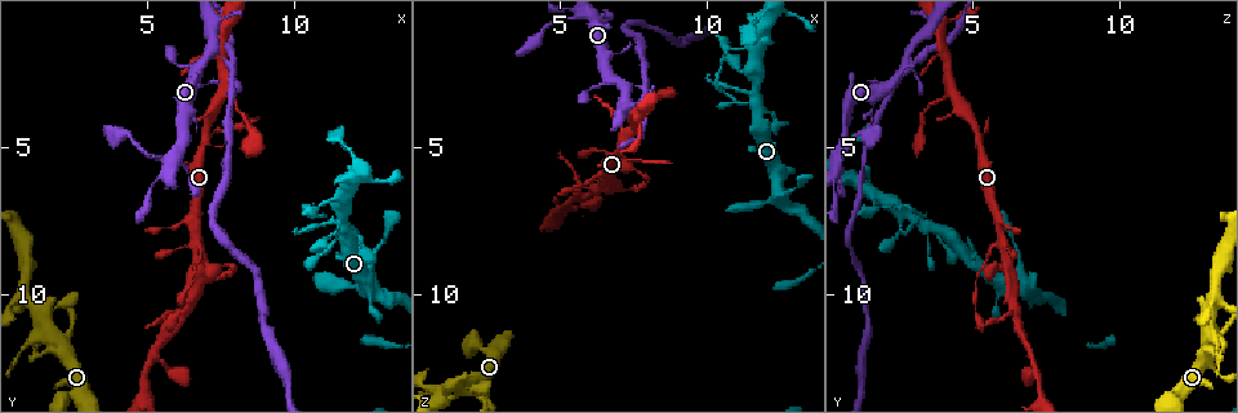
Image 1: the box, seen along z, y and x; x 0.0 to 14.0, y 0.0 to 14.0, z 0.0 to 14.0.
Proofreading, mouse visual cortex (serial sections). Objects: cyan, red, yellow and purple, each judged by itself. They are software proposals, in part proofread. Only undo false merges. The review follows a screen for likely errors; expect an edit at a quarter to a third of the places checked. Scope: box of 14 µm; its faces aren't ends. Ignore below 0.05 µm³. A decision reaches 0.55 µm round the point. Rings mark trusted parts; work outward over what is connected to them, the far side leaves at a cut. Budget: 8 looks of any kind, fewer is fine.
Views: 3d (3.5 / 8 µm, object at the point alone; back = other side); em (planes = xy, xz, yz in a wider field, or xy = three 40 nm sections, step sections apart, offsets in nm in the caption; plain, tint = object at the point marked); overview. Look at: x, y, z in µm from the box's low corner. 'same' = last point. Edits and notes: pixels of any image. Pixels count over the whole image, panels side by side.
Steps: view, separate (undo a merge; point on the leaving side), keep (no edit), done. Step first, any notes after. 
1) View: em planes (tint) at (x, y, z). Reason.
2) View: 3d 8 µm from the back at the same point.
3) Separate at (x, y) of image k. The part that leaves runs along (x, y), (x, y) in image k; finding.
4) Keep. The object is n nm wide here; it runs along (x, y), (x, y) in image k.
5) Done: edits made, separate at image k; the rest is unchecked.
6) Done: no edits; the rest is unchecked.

View: 3d 3.5 µm at (6.6, 8.2, 5.9). A fork.

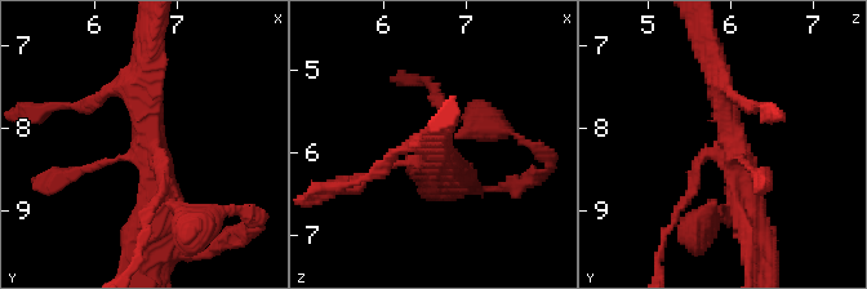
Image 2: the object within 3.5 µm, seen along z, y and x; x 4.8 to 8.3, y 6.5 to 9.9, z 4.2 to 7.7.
View: em xy step 3 (tint) at (6.65, 8.20, 6.00). Now the EM.

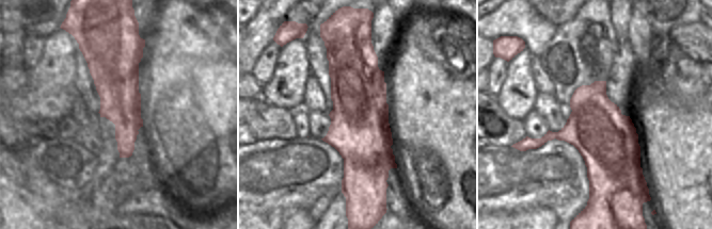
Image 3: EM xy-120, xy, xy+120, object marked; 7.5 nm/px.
Keep. It runs along (712, 59), (752, 226) in image 2; all the same cell.

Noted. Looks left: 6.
View: 3d 3.5 µm at (7.2, 1.8, 2.9). Three-way junction.

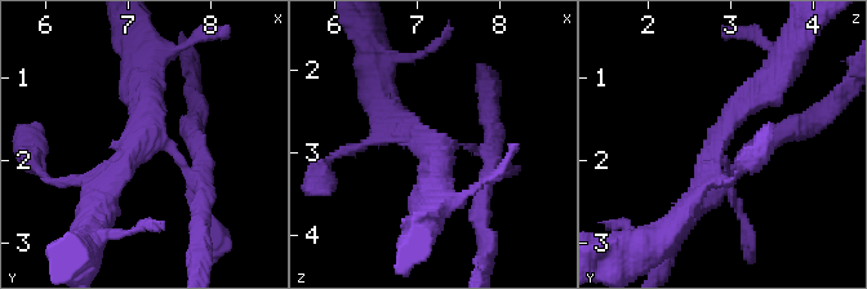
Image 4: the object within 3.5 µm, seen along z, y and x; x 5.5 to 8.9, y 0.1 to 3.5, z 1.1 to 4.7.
View: em xy step 5 (tint) at (7.15, 1.75, 2.85). 3 arms meet here; the arms are 100, 200, 350 nm wide.

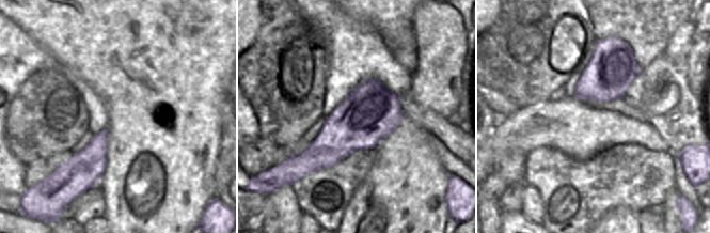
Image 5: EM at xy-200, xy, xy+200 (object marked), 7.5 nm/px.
Separate at (198, 130) of image 4. The part that leaves runs along (169, 152), (205, 195), (201, 250) in image 4; two cells meet here.

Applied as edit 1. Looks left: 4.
View: 3d 3.5 µm at (5.3, 11.8, 6.9). Three-way junction.

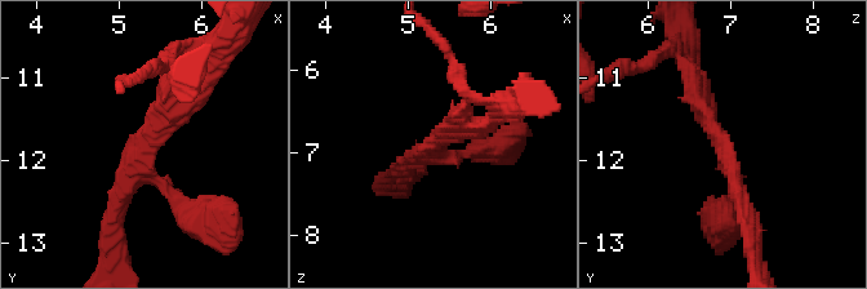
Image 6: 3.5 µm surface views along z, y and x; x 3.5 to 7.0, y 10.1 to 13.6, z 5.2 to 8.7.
View: em xy step 1 (tint) at (5.25, 11.85, 6.90). 3 arms meet here; the arms are 150, 250, 250 nm wide.

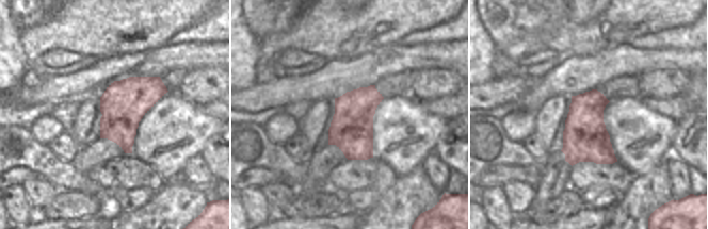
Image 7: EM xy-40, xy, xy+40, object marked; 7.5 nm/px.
Keep. The object is 320 nm wide here; it runs along (200, 92), (128, 167), (112, 226) in image 6; continuous, no second cell.

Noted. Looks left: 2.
View: 3d 3.5 µm at (11.7, 6.6, 1.7). Two arms in line, one across.

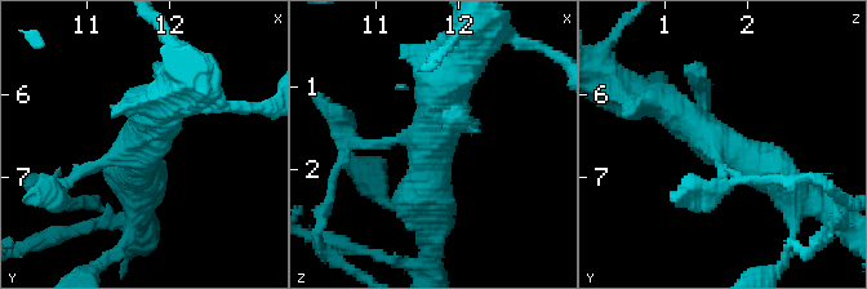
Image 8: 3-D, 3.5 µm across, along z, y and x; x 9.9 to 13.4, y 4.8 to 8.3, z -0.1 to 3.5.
View: em xy step 1 (tint) at (11.65, 6.60, 1.70). Now the EM.

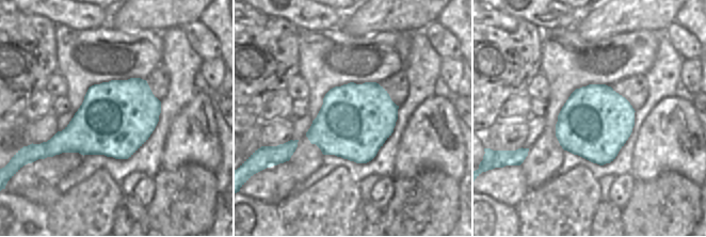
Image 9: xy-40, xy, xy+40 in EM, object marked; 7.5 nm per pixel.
Separate at (352, 141) of image 8. The object is 550 nm wide here; the part that leaves runs along (388, 141), (352, 141), (325, 105) in image 8; two cells meet here.

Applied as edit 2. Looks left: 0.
Done: edits made, separate at image 4, separate at image 8; the rest is unchecked.

